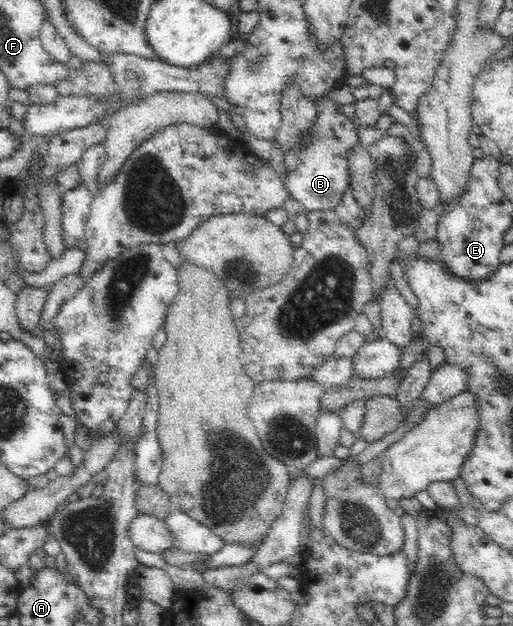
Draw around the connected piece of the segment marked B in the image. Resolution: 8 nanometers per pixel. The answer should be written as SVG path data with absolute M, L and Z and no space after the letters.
M324 97L318 100L317 118L312 131L316 133L316 142L303 149L298 161L298 168L282 175L282 182L288 196L296 200L302 211L332 210L340 204L342 194L350 189L348 154L359 144L358 131L355 130L351 117L337 112L332 100Z

